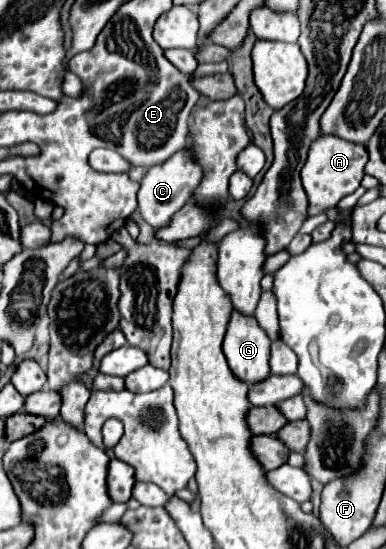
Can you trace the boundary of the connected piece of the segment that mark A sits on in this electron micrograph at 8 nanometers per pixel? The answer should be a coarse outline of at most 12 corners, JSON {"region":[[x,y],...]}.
{"region":[[321,134],[301,170],[309,216],[363,178],[367,150]]}

